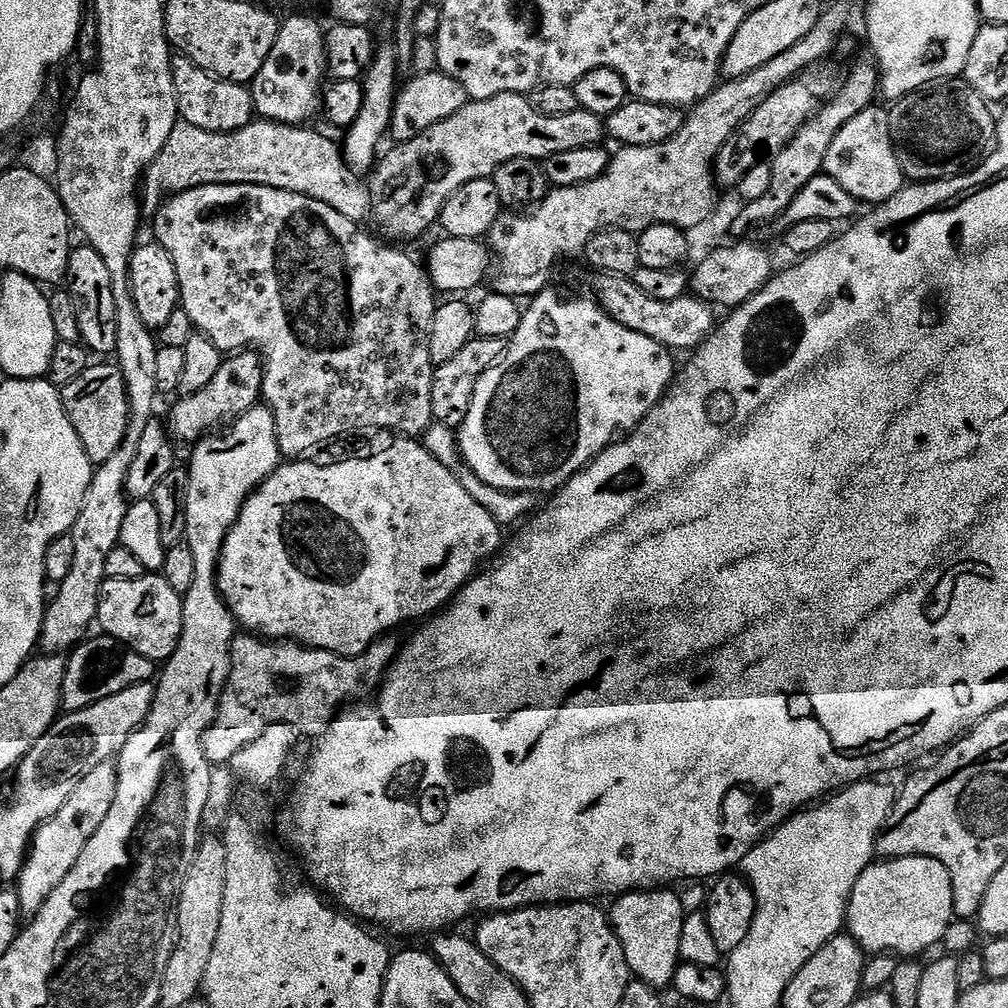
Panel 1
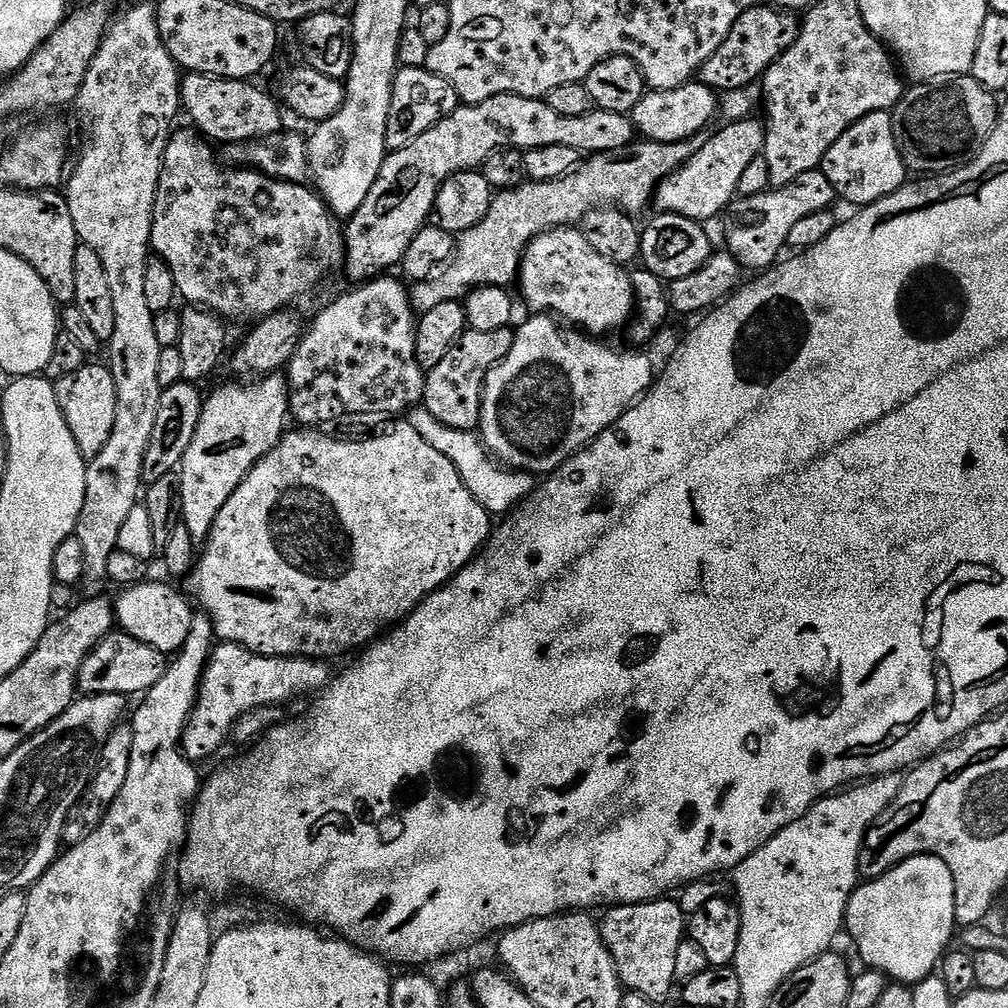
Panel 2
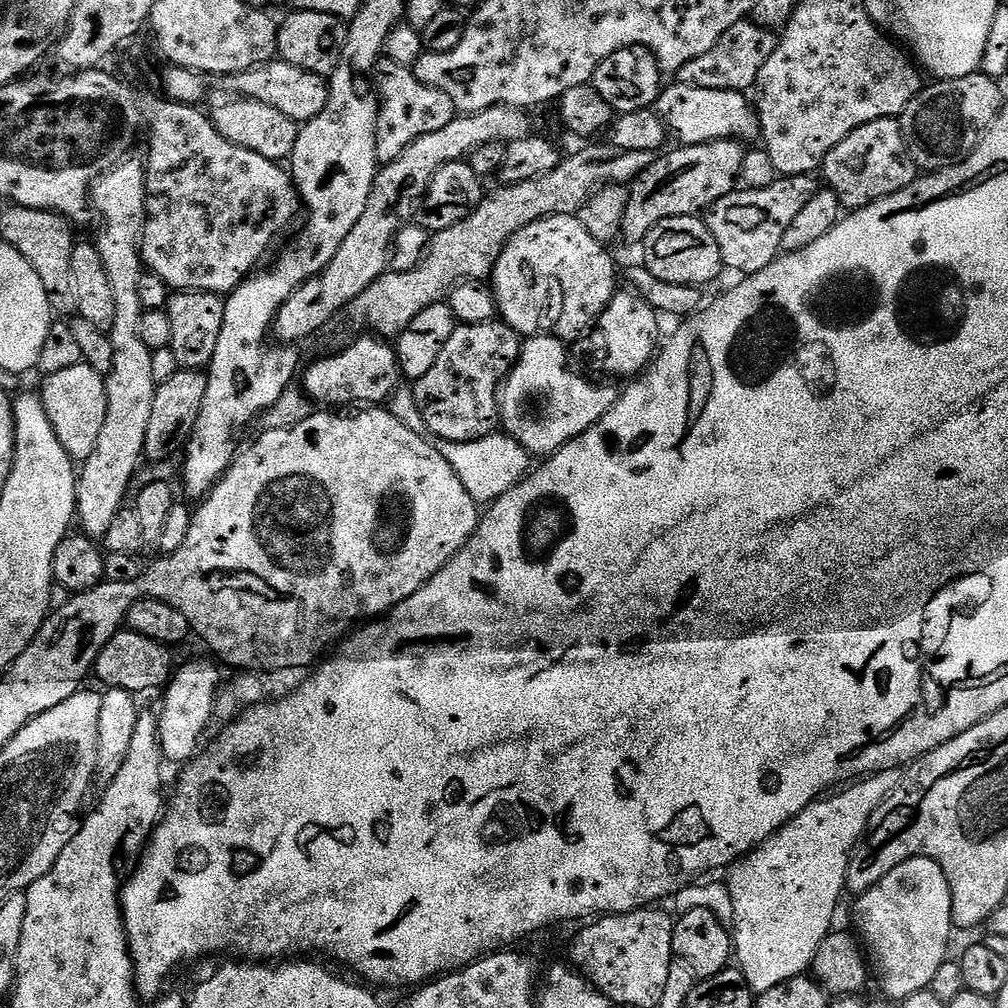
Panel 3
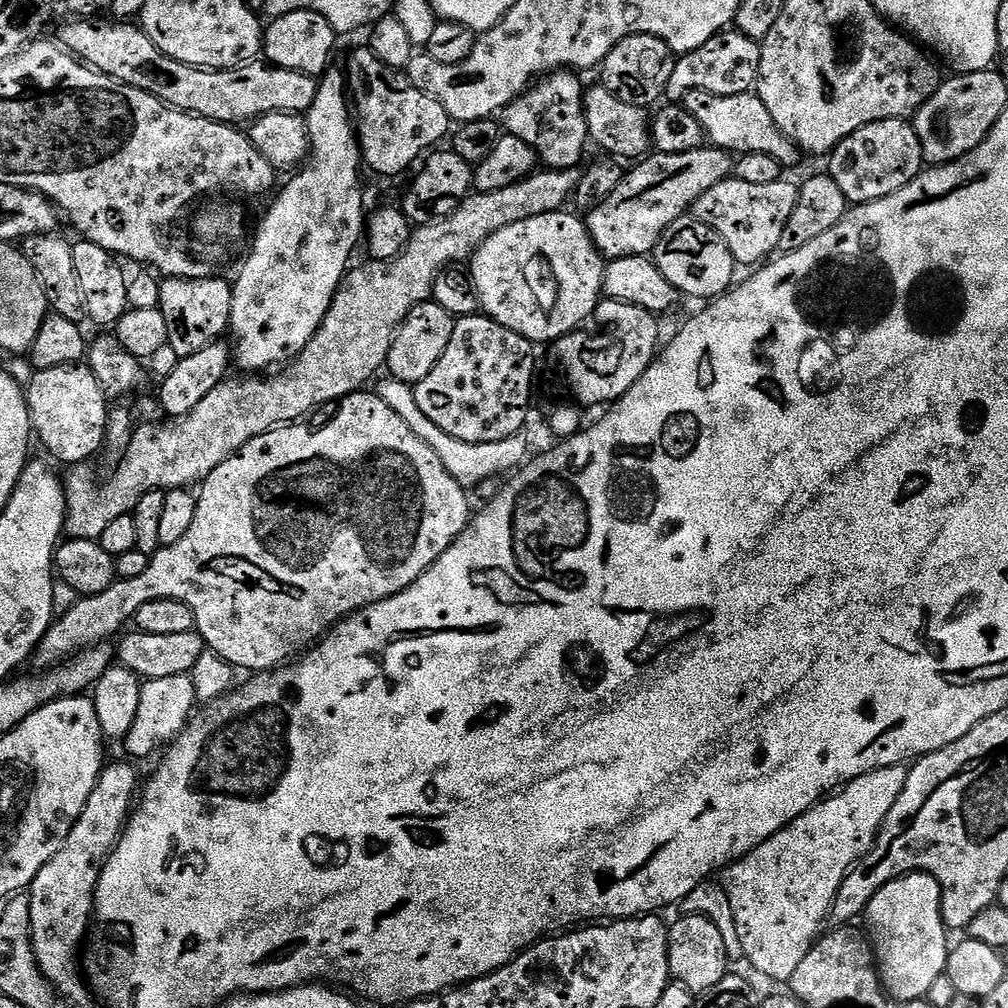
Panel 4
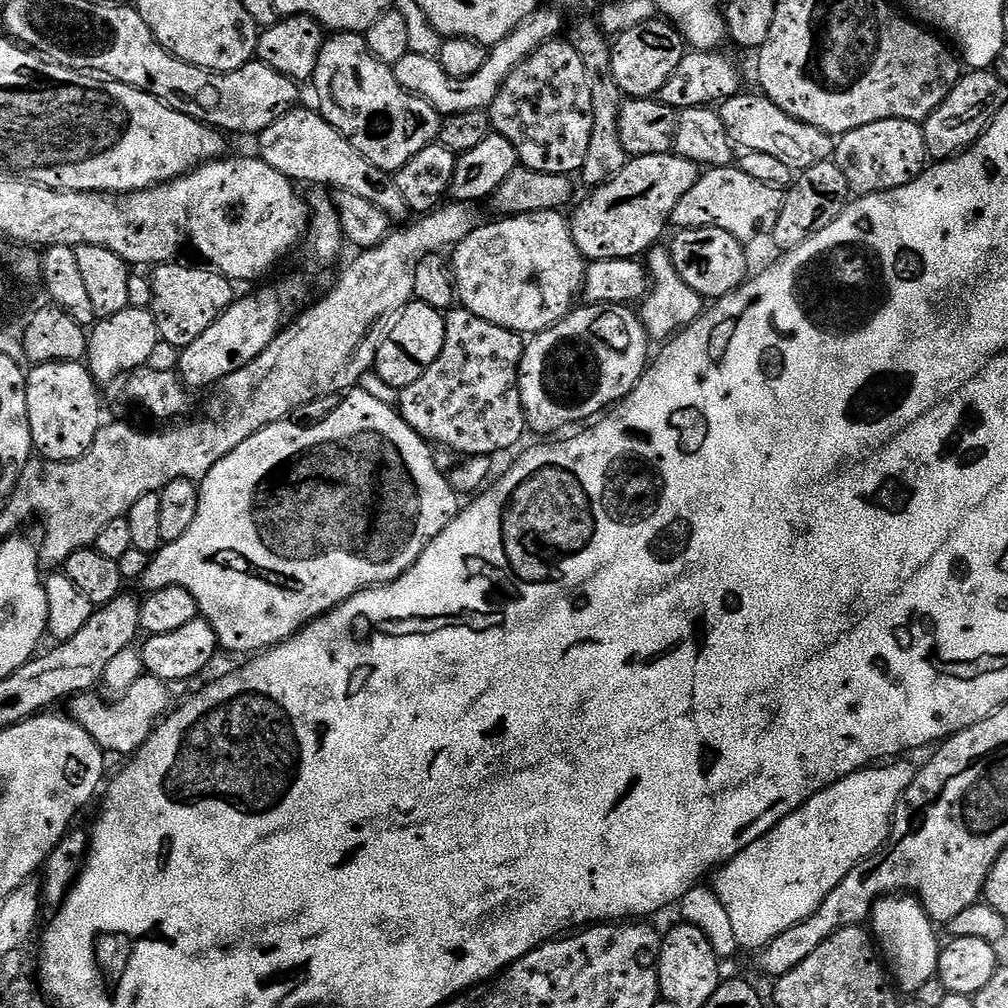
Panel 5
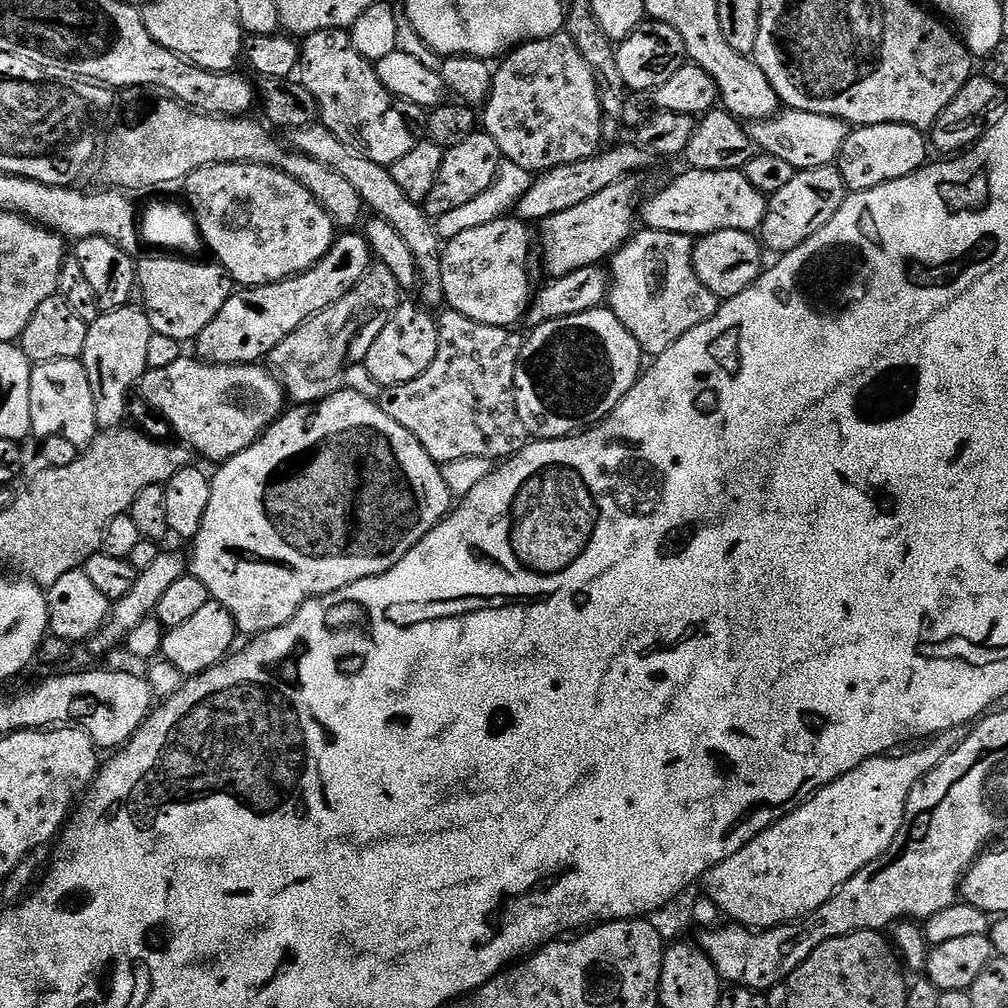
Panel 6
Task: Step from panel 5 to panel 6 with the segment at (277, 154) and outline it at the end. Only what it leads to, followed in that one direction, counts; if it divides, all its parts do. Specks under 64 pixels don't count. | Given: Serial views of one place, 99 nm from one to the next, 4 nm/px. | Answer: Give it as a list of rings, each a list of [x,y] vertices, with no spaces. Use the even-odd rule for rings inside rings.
[[[317,122],[305,128],[293,128],[290,136],[292,136],[293,144],[291,147],[295,151],[322,162],[322,166],[326,166],[330,170],[338,170],[338,174],[342,174],[342,178],[347,178],[350,186],[354,186],[354,190],[358,190],[358,194],[364,199],[365,205],[371,211],[373,208],[376,211],[373,213],[379,219],[384,220],[390,226],[394,226],[394,230],[398,230],[398,234],[406,242],[406,246],[410,246],[410,254],[414,254],[414,262],[420,271],[418,296],[421,298],[419,297],[419,299],[429,309],[439,309],[445,303],[442,266],[440,265],[442,239],[440,240],[435,226],[432,225],[435,224],[433,217],[427,216],[421,205],[415,204],[410,198],[406,198],[406,194],[398,187],[398,182],[394,182],[391,167],[374,162],[363,156],[358,150],[346,146],[346,142],[338,139],[323,122]]]

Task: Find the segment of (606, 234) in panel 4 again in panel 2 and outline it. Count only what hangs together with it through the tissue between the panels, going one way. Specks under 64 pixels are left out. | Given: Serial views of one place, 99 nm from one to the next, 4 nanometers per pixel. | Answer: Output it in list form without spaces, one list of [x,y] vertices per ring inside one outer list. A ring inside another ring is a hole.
[[[756,118],[728,122],[723,126],[725,128],[721,132],[714,133],[708,141],[705,139],[700,149],[681,168],[676,169],[657,186],[654,193],[654,204],[655,207],[660,207],[657,209],[661,213],[677,212],[679,216],[685,216],[691,220],[709,222],[708,220],[714,219],[716,215],[719,217],[728,205],[737,199],[738,181],[742,179],[743,171],[746,170],[746,166],[750,166],[750,162],[754,162],[756,156],[763,153],[765,127],[761,121],[760,123],[756,121]]]

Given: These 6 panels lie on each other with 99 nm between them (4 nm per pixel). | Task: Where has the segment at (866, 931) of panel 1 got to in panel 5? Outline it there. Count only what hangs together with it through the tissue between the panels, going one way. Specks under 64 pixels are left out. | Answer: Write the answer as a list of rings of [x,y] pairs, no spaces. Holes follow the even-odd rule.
[[[893,894],[872,907],[870,932],[878,945],[879,955],[901,993],[914,994],[936,975],[942,940],[936,937],[937,925],[926,914],[919,899],[912,894]]]

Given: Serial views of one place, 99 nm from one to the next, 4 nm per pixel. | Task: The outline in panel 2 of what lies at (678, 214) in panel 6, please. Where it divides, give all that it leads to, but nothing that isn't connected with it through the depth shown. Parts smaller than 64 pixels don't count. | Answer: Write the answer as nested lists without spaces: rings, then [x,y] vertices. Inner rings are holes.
[[[819,170],[802,174],[781,188],[737,198],[728,205],[723,217],[727,251],[732,253],[732,257],[745,270],[767,270],[781,259],[780,251],[785,251],[790,229],[809,214],[829,211],[833,207],[832,203],[837,203],[837,200],[834,186],[830,186],[830,178],[826,178],[826,174]]]

